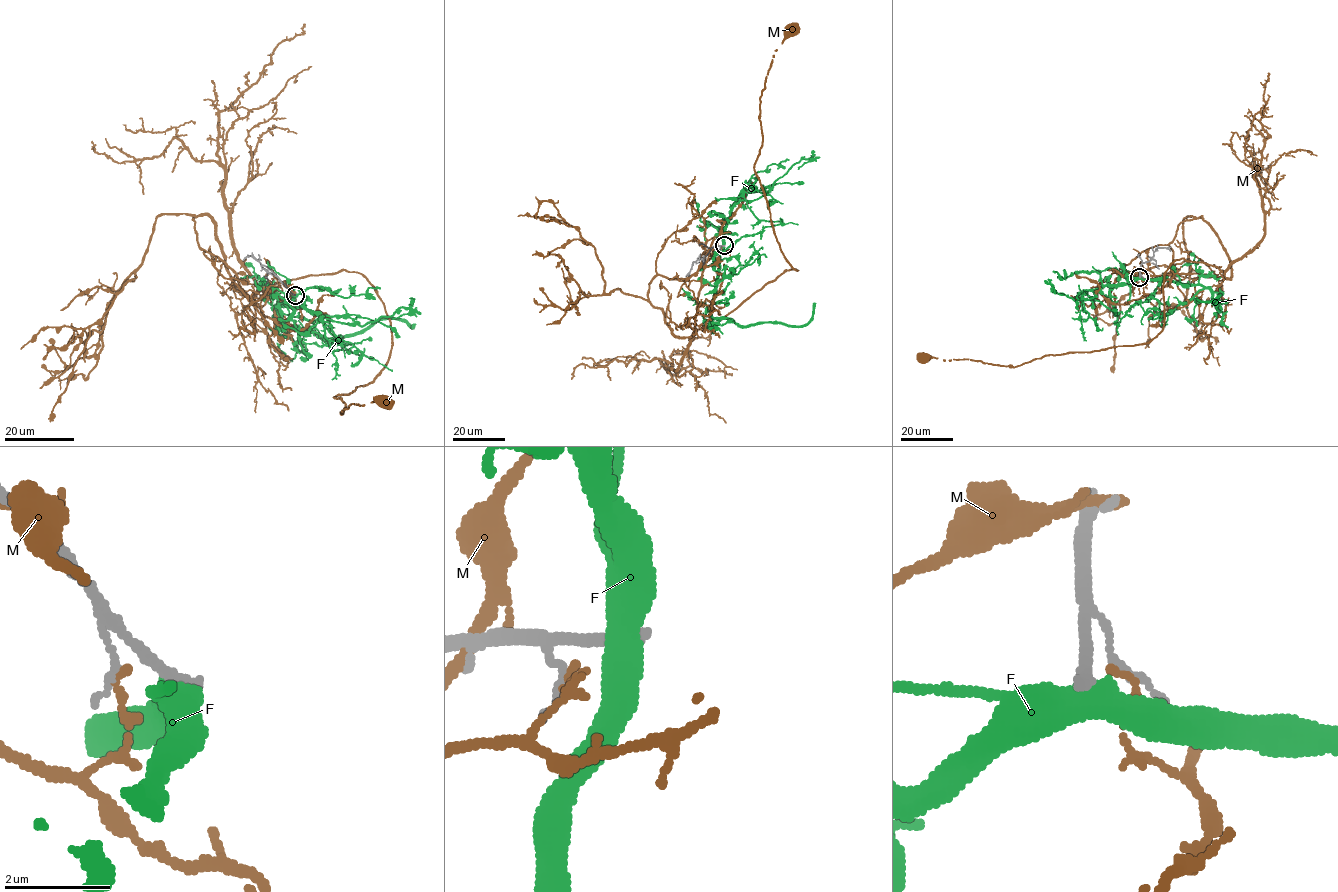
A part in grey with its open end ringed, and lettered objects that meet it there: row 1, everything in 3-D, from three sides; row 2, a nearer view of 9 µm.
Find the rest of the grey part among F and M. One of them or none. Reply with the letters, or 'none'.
none

